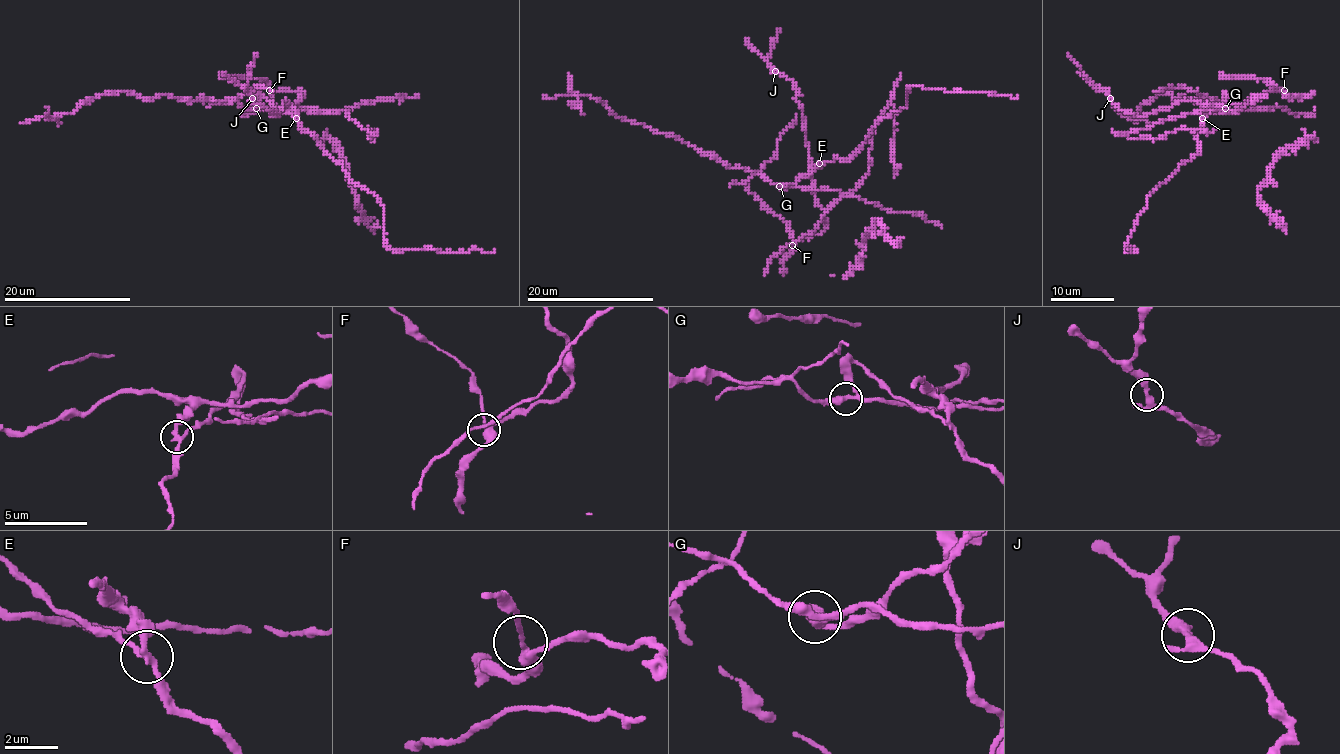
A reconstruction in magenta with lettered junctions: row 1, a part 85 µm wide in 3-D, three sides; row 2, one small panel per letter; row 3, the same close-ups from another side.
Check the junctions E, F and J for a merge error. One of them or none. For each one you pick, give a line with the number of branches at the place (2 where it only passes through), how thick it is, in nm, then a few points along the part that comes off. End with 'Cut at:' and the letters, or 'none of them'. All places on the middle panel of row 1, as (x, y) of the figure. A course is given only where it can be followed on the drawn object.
E: branches 3; calibre 240 nm; course (819, 162), (797, 181), (776, 186), (757, 172), (724, 166), (673, 136), (626, 121), (591, 96), (544, 96)
Cut at: E

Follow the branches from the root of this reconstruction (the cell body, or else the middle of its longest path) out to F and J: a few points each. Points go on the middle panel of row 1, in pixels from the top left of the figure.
F: (813, 170), (819, 162), (811, 181), (825, 227), (792, 245)
J: (813, 170), (819, 162), (814, 167), (809, 158), (797, 86), (775, 71)

